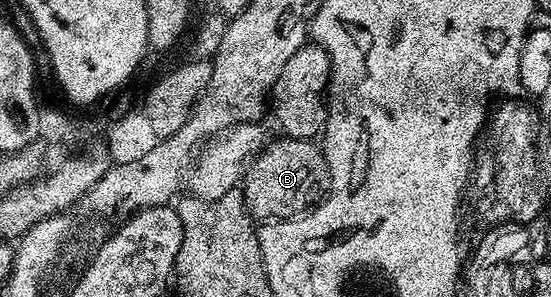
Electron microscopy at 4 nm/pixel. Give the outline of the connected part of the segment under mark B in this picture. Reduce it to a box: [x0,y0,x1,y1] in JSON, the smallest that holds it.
[240,137,330,220]

